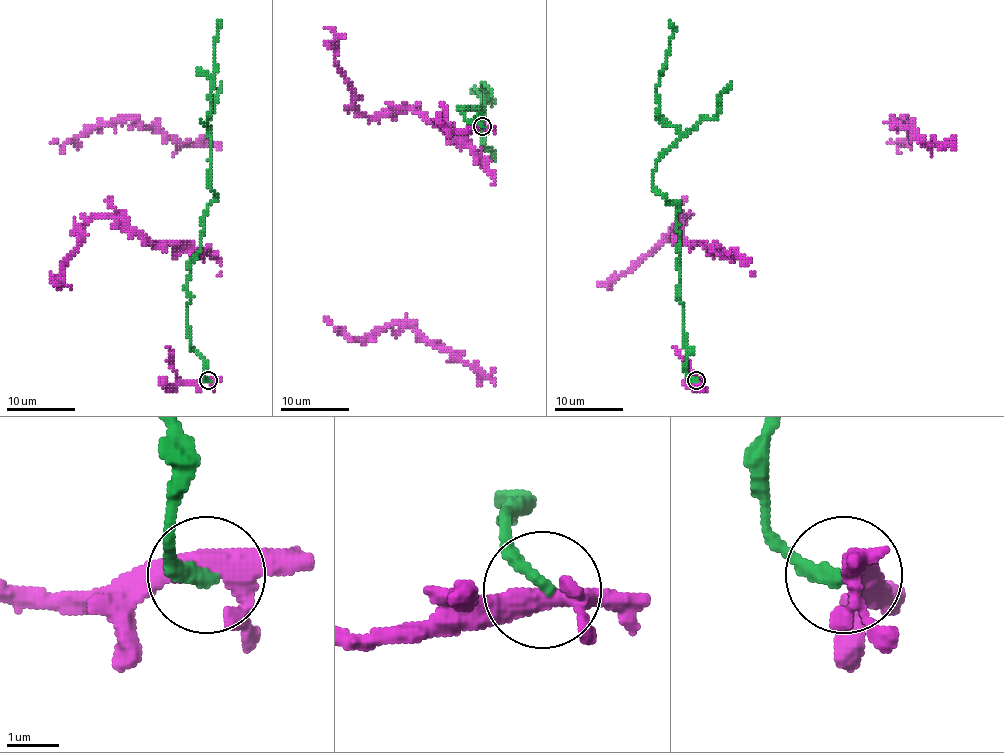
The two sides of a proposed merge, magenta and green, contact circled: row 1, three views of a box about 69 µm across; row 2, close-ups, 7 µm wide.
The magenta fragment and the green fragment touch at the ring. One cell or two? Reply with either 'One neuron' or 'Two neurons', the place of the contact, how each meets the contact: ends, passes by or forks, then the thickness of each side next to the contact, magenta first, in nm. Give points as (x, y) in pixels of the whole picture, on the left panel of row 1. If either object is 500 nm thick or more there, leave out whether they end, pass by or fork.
Two neurons. Place: (208, 380). At the ring magenta forks. At the ring green ends. Thickness 360 nm (magenta) against 280 nm

